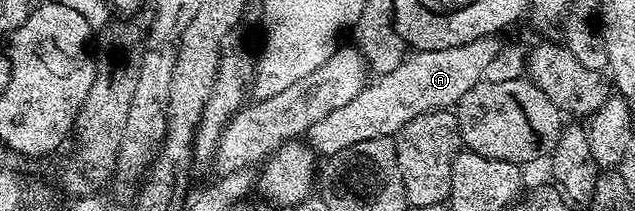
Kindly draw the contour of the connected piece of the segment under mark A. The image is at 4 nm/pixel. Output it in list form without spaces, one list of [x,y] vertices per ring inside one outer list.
[[[483,36],[464,46],[446,50],[416,51],[400,61],[388,73],[382,73],[377,82],[368,83],[351,102],[336,108],[309,128],[308,145],[321,156],[340,153],[347,146],[368,141],[376,136],[396,135],[411,119],[433,110],[450,109],[484,79],[487,66],[503,49],[494,36]]]

